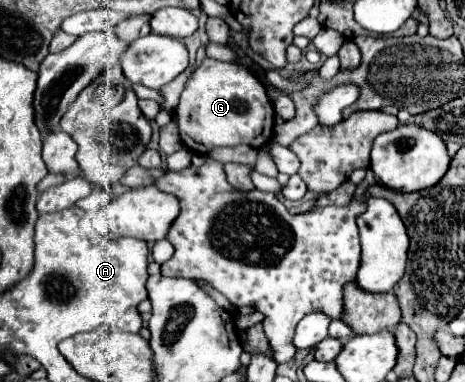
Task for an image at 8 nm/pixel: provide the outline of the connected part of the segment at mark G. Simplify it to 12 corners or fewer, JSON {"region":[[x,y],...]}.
{"region":[[206,57],[174,117],[198,155],[264,147],[274,111],[246,67]]}

